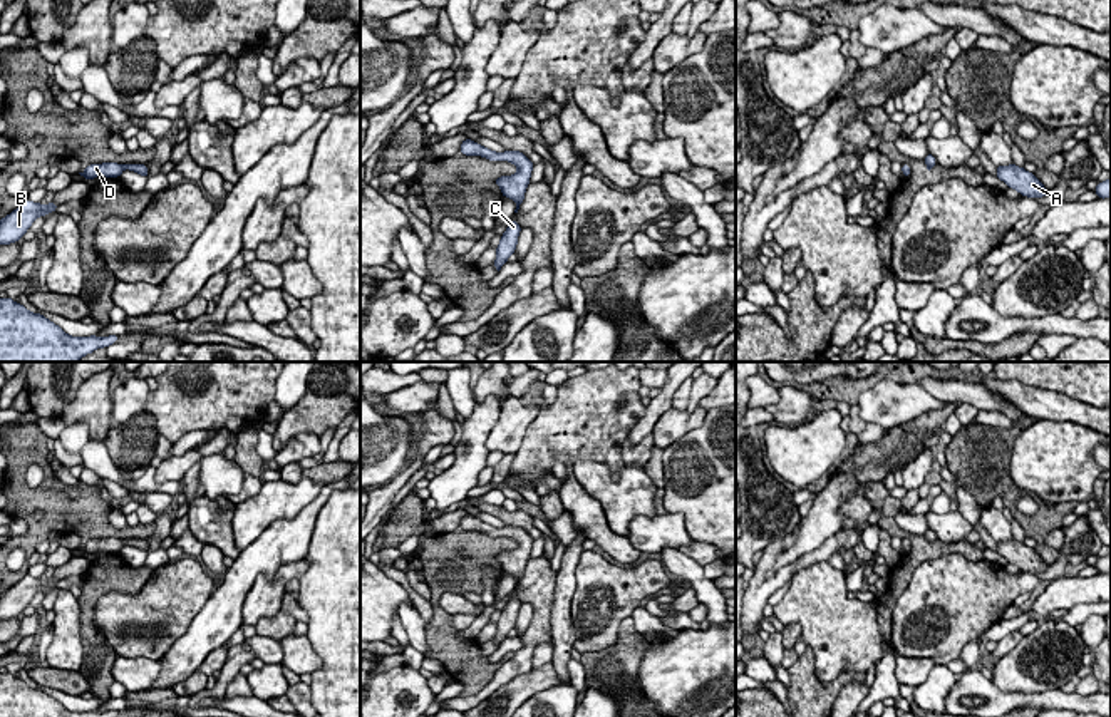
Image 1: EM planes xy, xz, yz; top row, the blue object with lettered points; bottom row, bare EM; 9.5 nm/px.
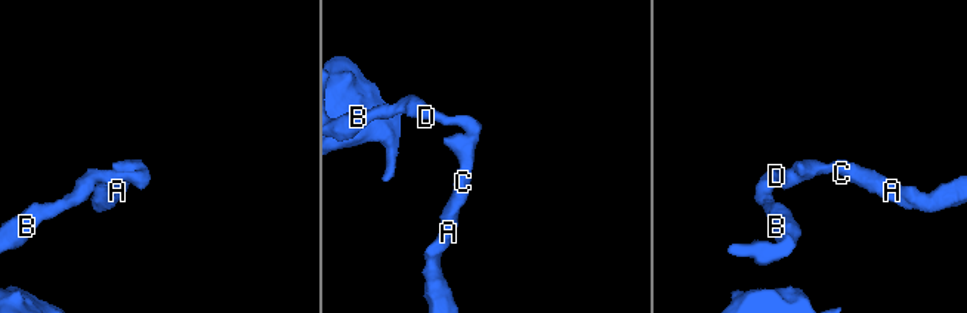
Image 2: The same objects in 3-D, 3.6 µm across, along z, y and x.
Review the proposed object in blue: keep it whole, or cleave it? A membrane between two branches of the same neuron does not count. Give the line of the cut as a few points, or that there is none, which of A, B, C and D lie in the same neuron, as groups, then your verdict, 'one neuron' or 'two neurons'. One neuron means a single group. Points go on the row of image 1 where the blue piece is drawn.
no cut | A B C D | one neuron

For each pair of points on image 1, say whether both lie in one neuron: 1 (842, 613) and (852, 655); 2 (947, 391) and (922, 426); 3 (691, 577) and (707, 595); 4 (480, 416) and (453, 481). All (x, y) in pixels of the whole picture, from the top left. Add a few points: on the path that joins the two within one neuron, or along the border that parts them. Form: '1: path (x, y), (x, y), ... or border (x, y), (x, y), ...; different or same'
1: path (842, 624), (842, 632), (852, 645); same
2: border (949, 401), (961, 402); different
3: path (696, 582), (704, 590); same
4: path (475, 433), (475, 446), (468, 464); same

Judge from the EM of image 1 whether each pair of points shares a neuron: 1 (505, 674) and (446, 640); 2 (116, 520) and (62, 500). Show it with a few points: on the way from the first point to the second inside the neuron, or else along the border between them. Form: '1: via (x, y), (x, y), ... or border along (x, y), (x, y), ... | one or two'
1: border along (515, 652), (480, 691), (470, 696) | two
2: border along (108, 515), (114, 526), (124, 528), (128, 525) | two

